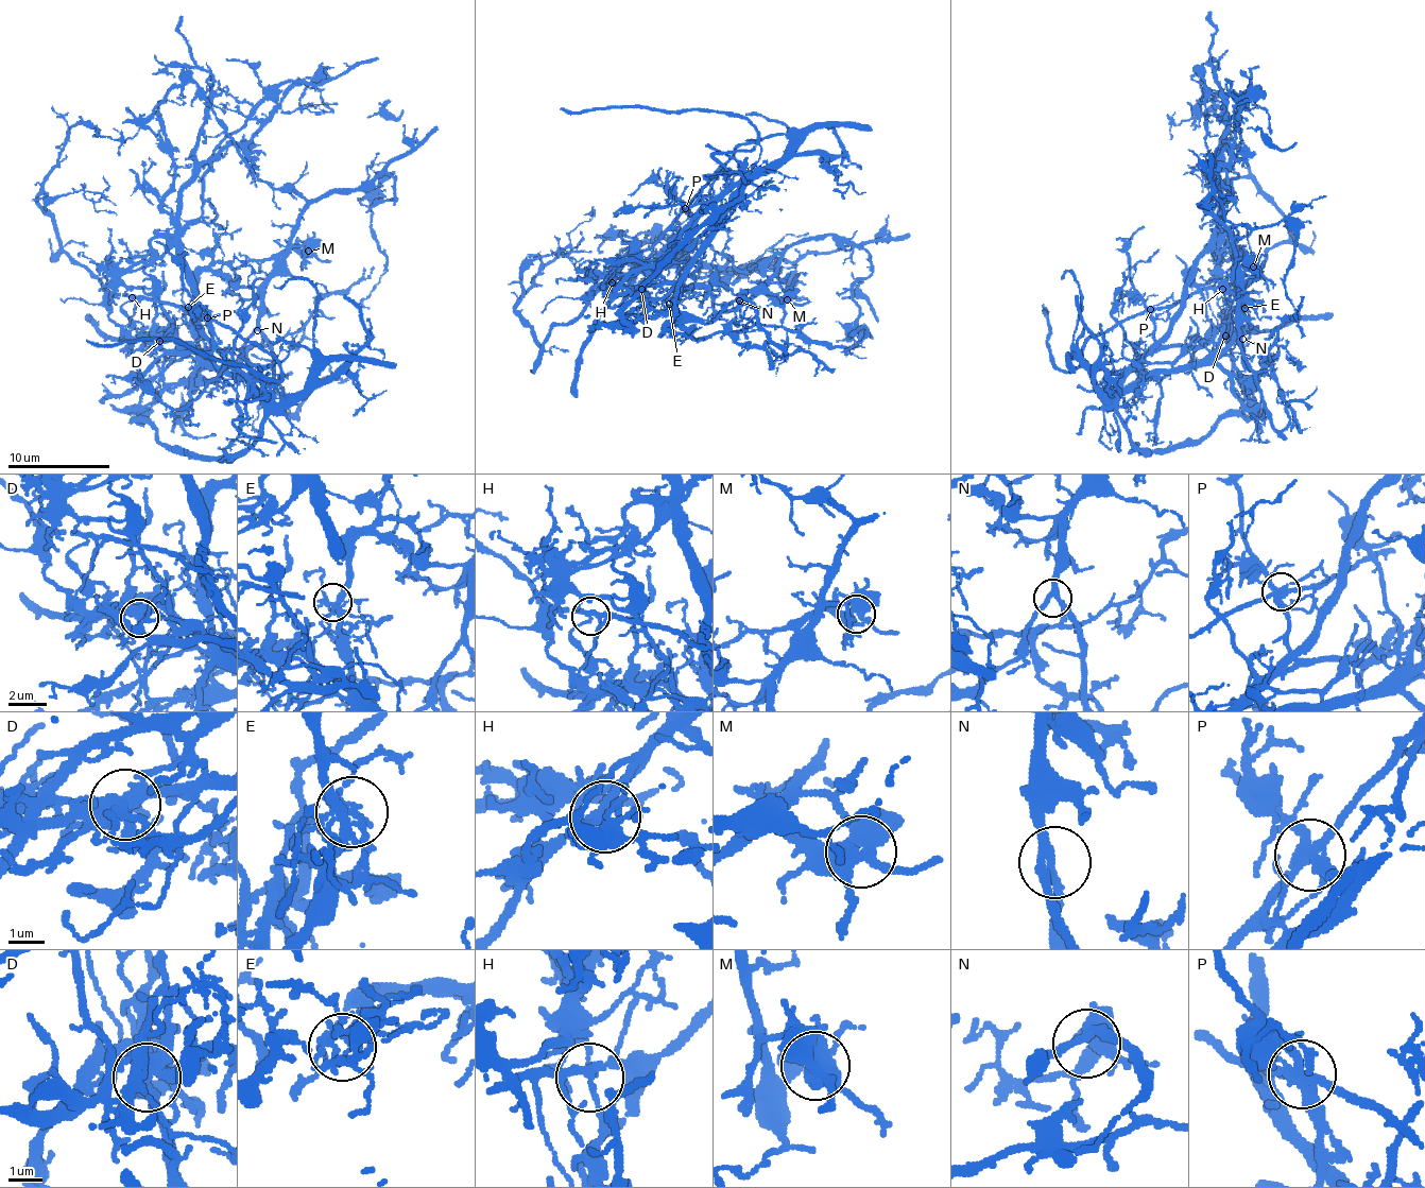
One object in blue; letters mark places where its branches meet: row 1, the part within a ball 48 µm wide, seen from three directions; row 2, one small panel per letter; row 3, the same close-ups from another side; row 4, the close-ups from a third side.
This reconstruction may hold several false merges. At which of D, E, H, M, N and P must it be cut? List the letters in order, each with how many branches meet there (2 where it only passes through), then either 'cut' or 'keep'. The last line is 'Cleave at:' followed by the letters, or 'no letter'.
D: 7 branches meet; cut
E: 5 branches meet; keep
H: 3 branches meet; cut
M: 4 branches meet; cut
N: 3 branches meet; keep
P: 5 branches meet; cut
Cleave at: D, H, M, P

